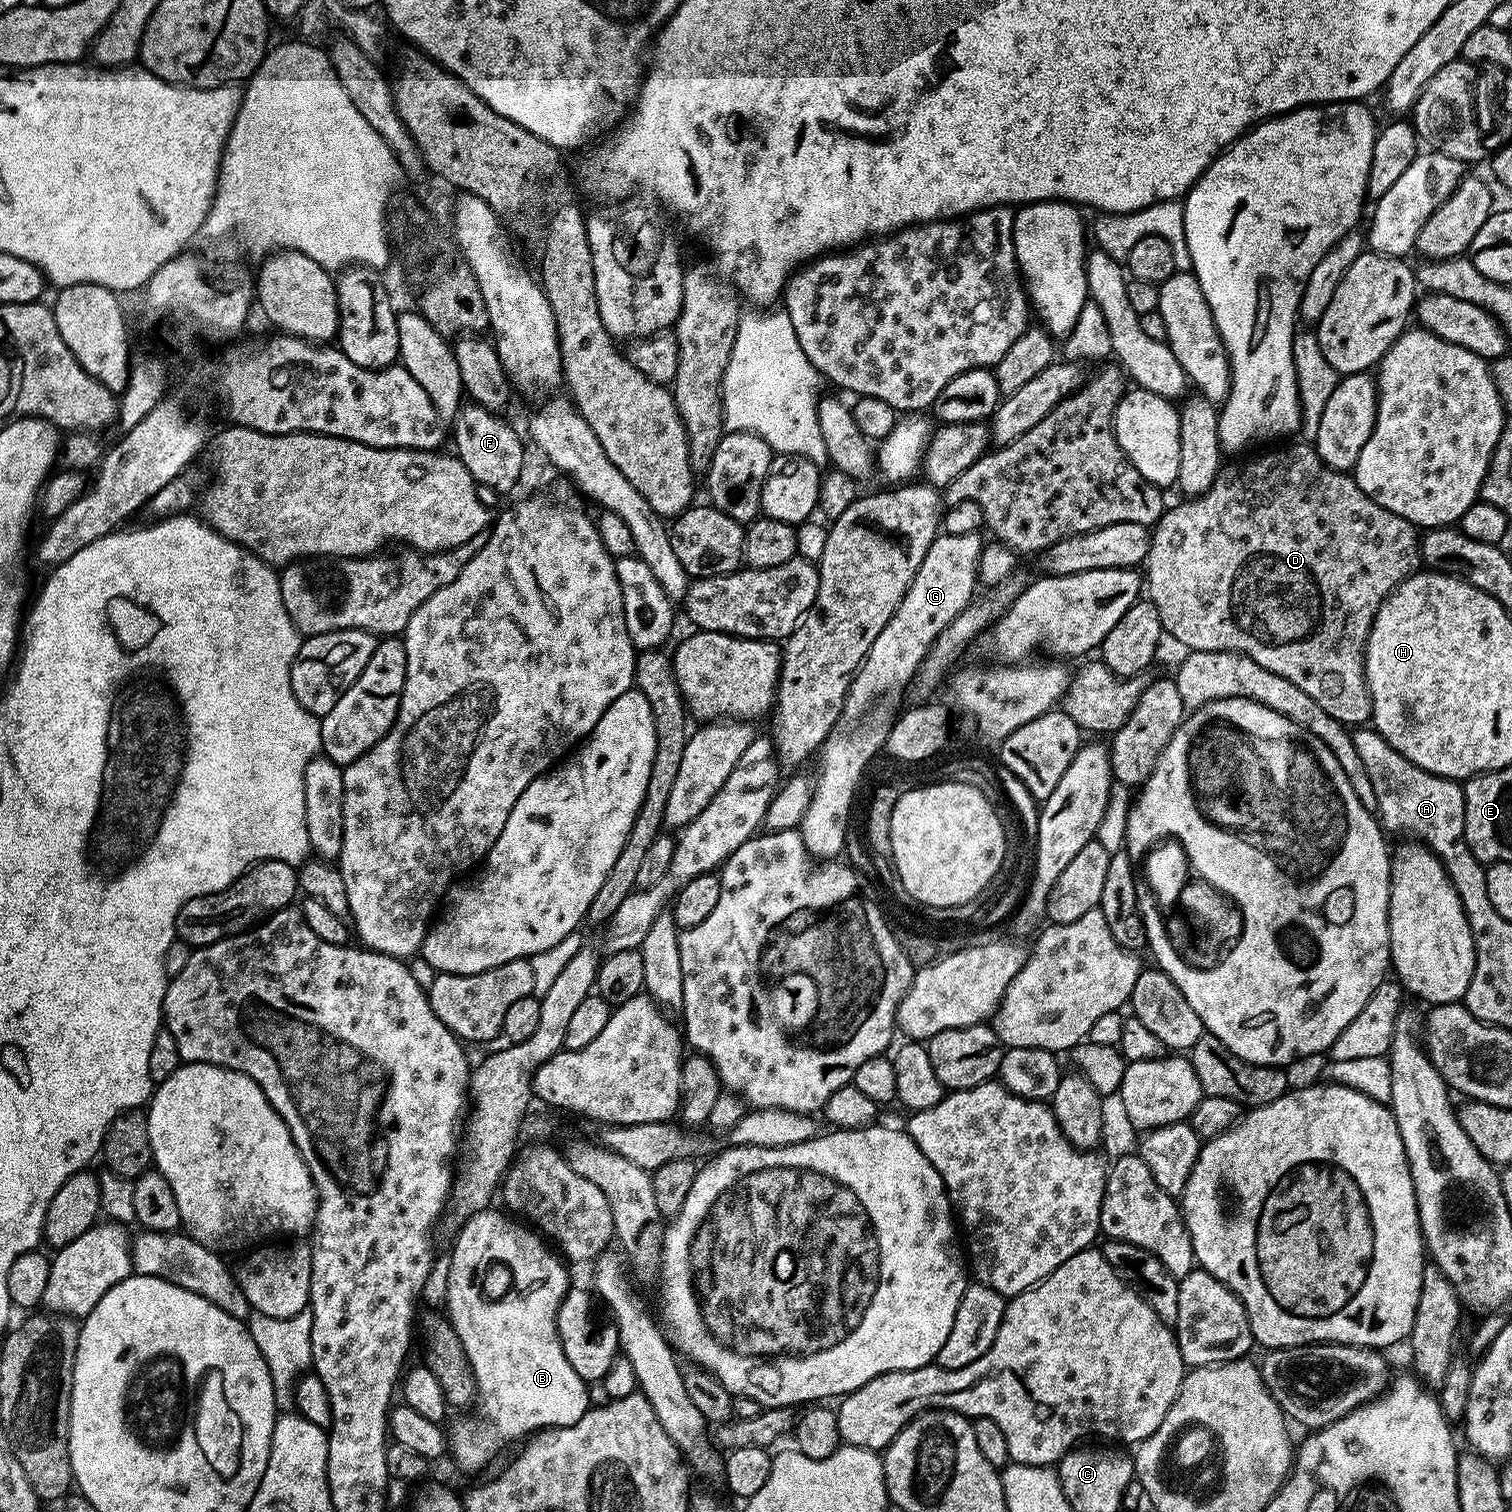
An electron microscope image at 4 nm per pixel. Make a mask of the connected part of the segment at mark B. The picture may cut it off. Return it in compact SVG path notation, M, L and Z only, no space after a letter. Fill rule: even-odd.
M492 1211L479 1212L459 1227L457 1232L460 1233L457 1234L456 1245L452 1248L452 1261L448 1264L446 1315L462 1342L462 1350L466 1350L468 1361L472 1363L478 1409L484 1415L468 1416L465 1420L458 1421L452 1432L450 1428L446 1436L450 1456L452 1452L457 1466L468 1472L486 1467L511 1440L518 1440L524 1435L527 1437L546 1428L570 1426L578 1422L578 1418L582 1418L582 1414L586 1414L590 1407L589 1385L576 1373L574 1366L566 1362L556 1325L562 1298L570 1287L569 1265L557 1255L553 1245L527 1223L513 1218L507 1211ZM491 1264L505 1264L512 1271L512 1289L497 1300L487 1300L484 1297L484 1275Z

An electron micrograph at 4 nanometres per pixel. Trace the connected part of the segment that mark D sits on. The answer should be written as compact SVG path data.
M1299 443L1293 448L1268 452L1237 468L1221 467L1210 490L1195 498L1185 499L1185 504L1176 504L1173 508L1171 505L1152 532L1146 561L1146 596L1158 610L1165 633L1169 637L1172 635L1178 643L1185 644L1185 649L1194 652L1240 652L1243 656L1254 658L1258 666L1266 666L1266 670L1286 678L1286 682L1294 682L1302 694L1310 694L1310 698L1314 698L1314 702L1318 702L1330 718L1345 726L1364 726L1372 719L1372 699L1364 673L1364 647L1384 599L1421 567L1422 536L1415 524L1378 506L1378 502L1370 499L1348 472L1326 466L1311 443Z

